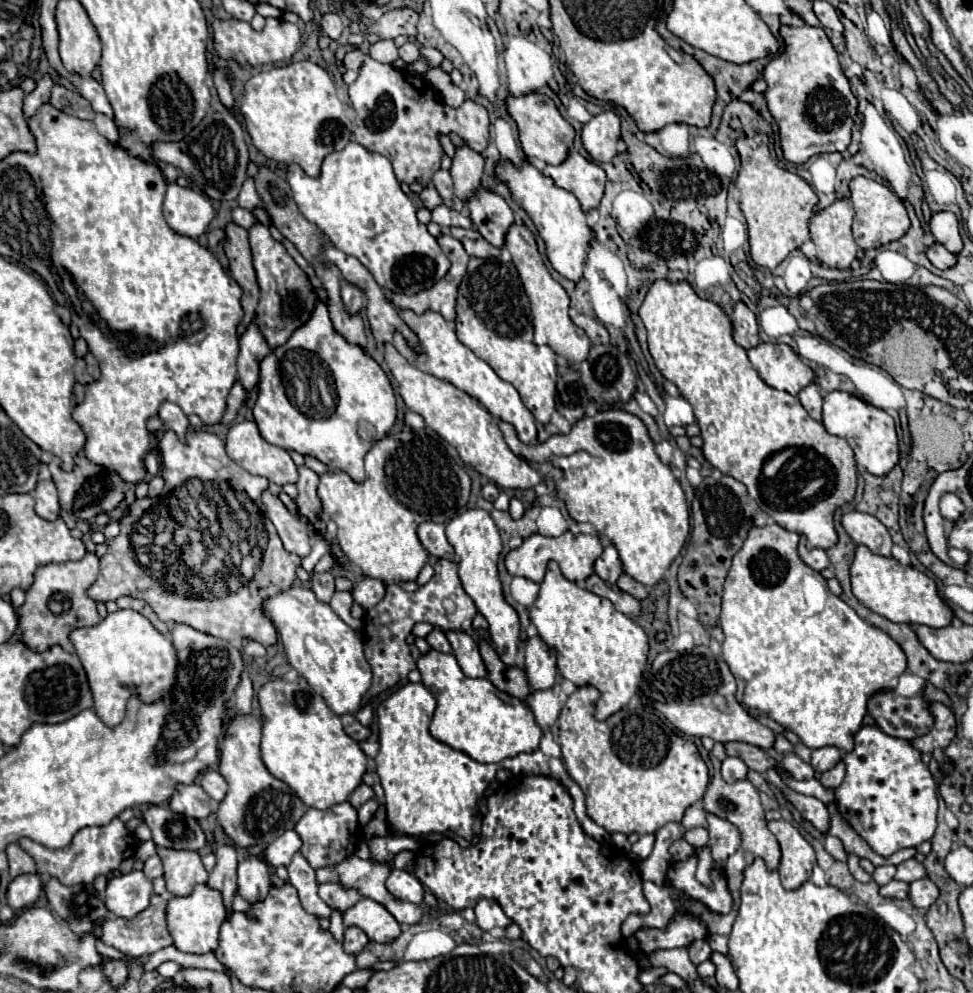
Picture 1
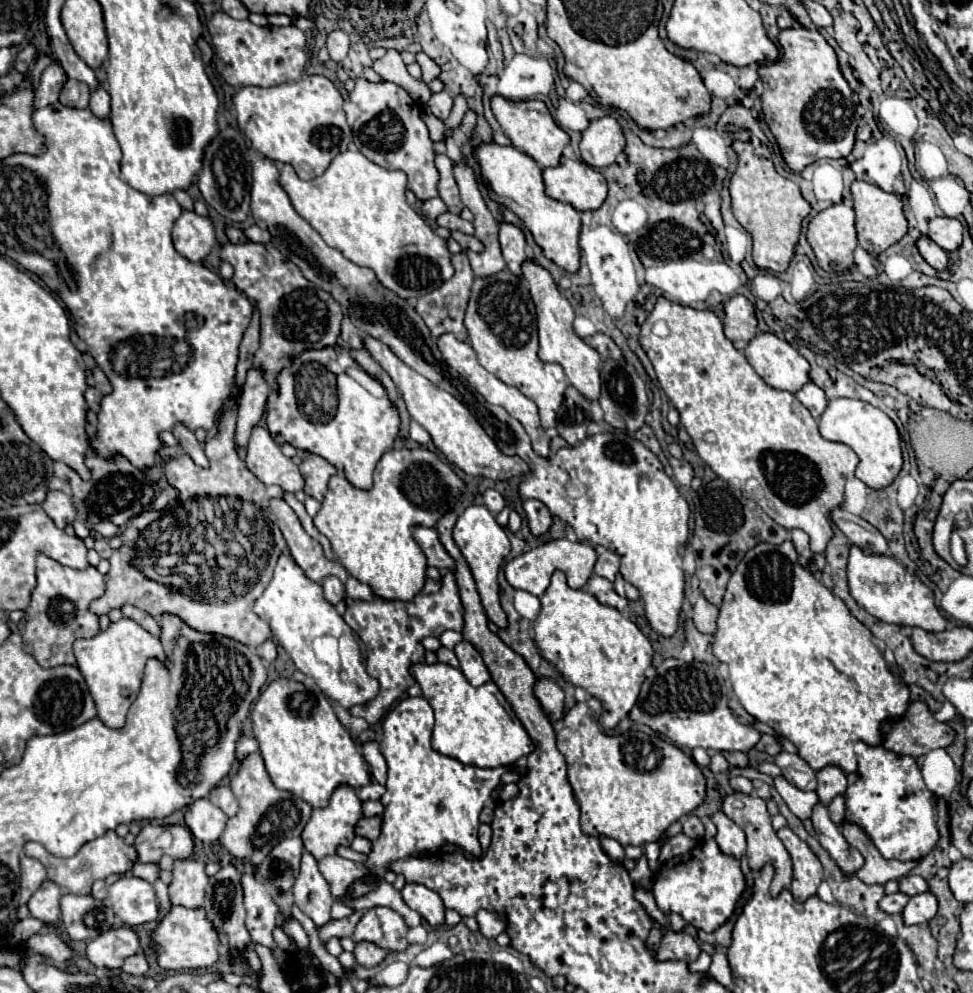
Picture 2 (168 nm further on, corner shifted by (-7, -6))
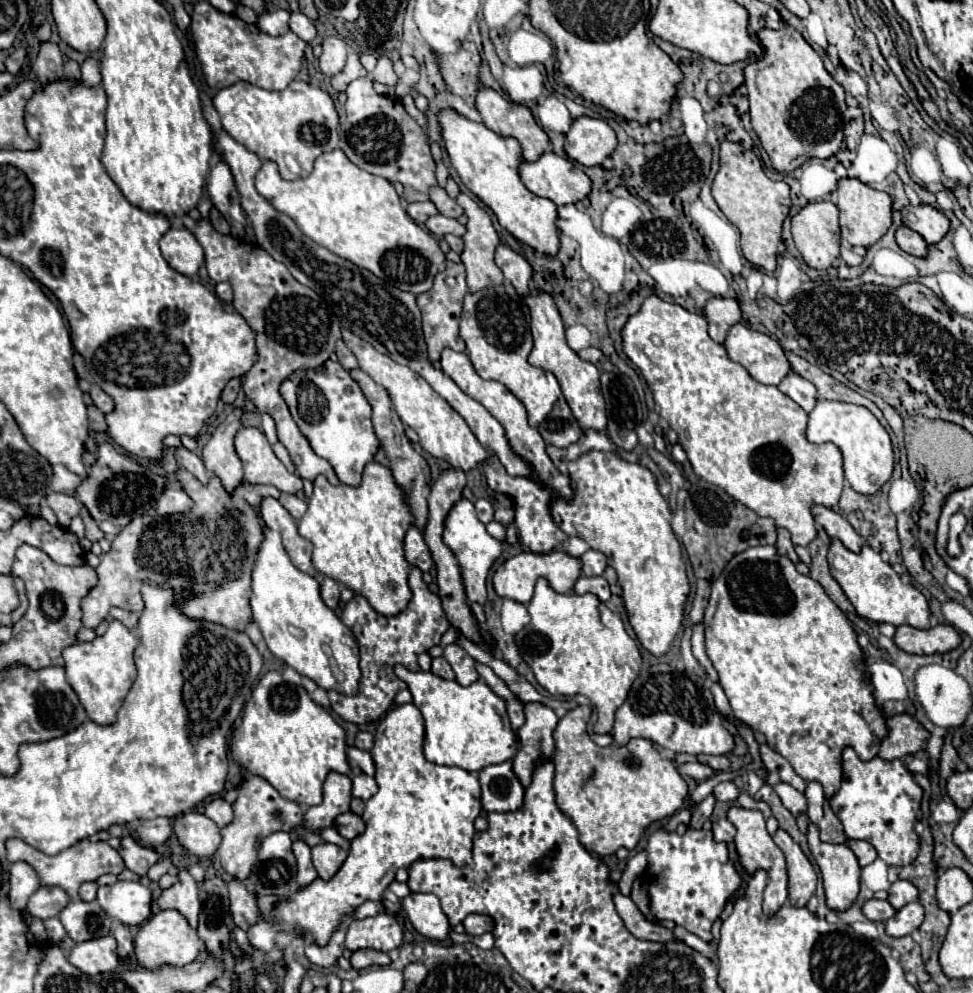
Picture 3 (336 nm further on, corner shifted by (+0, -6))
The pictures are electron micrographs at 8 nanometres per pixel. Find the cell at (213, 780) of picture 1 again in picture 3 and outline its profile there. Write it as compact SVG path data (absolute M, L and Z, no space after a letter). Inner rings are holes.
M214 798L214 800L206 806L206 816L208 816L210 820L214 820L220 828L228 826L228 824L232 822L232 818L234 818L232 806L230 806L224 798Z

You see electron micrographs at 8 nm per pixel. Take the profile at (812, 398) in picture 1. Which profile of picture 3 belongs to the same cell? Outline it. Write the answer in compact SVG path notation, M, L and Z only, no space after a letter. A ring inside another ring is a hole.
M790 372L780 384L778 390L784 392L786 396L790 396L796 404L800 404L806 412L810 412L818 400L816 396L816 386L812 382L808 382L806 378L802 378L796 372Z

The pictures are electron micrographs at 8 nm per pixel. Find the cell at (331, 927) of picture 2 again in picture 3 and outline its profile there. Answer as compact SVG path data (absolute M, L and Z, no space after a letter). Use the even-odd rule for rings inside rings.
M336 930L328 942L328 946L318 946L314 942L306 942L306 958L310 964L318 968L332 968L336 966L338 958L342 956L344 950L344 930Z

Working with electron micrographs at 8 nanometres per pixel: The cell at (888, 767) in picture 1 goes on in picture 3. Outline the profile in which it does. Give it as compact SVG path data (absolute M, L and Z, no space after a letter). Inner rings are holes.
M846 748L842 770L844 770L842 786L836 792L836 796L830 800L830 806L834 814L840 818L840 822L844 824L846 836L854 840L870 842L876 848L878 856L890 866L906 866L914 862L914 858L918 856L918 836L914 834L914 822L916 822L916 814L922 800L922 788L914 782L906 766L900 760L882 760L880 756L868 762L862 762L852 748Z

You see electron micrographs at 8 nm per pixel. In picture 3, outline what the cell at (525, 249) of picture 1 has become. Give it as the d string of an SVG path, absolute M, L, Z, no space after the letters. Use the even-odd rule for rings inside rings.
M538 294L538 296L526 296L526 304L530 308L530 316L532 316L532 336L534 336L534 350L528 356L528 362L536 368L542 370L550 370L560 388L562 394L574 414L574 418L578 420L578 426L582 426L582 432L586 430L596 430L606 434L606 402L602 398L602 390L600 390L600 372L594 364L584 362L578 358L578 354L566 344L564 338L564 324L560 318L560 312L554 304L554 300L548 294Z

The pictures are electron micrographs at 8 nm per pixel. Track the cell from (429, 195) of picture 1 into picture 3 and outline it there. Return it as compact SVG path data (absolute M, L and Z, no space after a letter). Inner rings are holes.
M412 202L412 204L408 204L406 212L408 212L418 224L424 224L430 216L438 214L438 210L436 210L436 206L434 206L432 202Z

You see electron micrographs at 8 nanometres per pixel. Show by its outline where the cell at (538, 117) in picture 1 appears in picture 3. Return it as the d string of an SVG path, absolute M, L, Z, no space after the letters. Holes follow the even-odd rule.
M482 88L482 90L478 90L476 110L480 112L482 122L484 122L490 130L494 130L494 132L498 132L498 134L502 134L502 136L512 136L512 138L516 138L516 140L520 142L520 146L522 146L522 156L524 156L524 160L528 160L528 162L538 160L538 156L542 156L544 150L546 150L548 144L550 144L548 134L536 124L532 112L530 112L526 106L520 106L520 104L514 104L514 102L502 98L502 96L500 96L496 90L492 90L492 88Z

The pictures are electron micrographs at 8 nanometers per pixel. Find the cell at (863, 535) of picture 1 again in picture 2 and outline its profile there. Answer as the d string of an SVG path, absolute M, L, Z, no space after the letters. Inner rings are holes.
M837 508L831 512L831 518L837 524L837 528L851 540L851 544L859 546L865 554L877 554L877 556L887 554L887 542L883 534L861 516Z

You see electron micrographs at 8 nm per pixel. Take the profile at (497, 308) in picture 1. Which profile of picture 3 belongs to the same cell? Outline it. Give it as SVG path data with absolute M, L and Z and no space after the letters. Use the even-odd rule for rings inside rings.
M504 282L476 294L468 292L464 298L460 336L466 342L468 358L474 364L476 372L484 380L496 380L504 384L526 406L528 424L538 426L552 410L562 390L552 372L528 364L528 354L532 350L530 312L514 286L510 286L510 282Z

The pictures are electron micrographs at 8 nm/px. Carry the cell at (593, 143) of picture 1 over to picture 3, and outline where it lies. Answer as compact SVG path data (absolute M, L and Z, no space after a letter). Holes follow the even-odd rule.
M580 116L566 132L564 152L570 160L582 166L598 166L616 148L616 134L604 122L588 116Z

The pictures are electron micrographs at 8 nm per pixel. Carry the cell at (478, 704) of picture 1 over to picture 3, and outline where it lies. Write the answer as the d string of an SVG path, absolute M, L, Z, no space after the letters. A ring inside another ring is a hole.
M394 666L394 672L406 682L416 708L424 716L424 754L430 762L478 772L484 766L514 758L518 744L510 728L506 703L488 688L488 684L478 680L470 686L460 686L458 682L444 680L432 672L410 672L404 666Z

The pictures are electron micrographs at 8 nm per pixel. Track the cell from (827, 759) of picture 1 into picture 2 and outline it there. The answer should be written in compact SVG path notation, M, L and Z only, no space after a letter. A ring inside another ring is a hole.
M825 766L825 770L817 772L817 794L819 802L825 806L837 796L847 790L847 774L839 766Z

